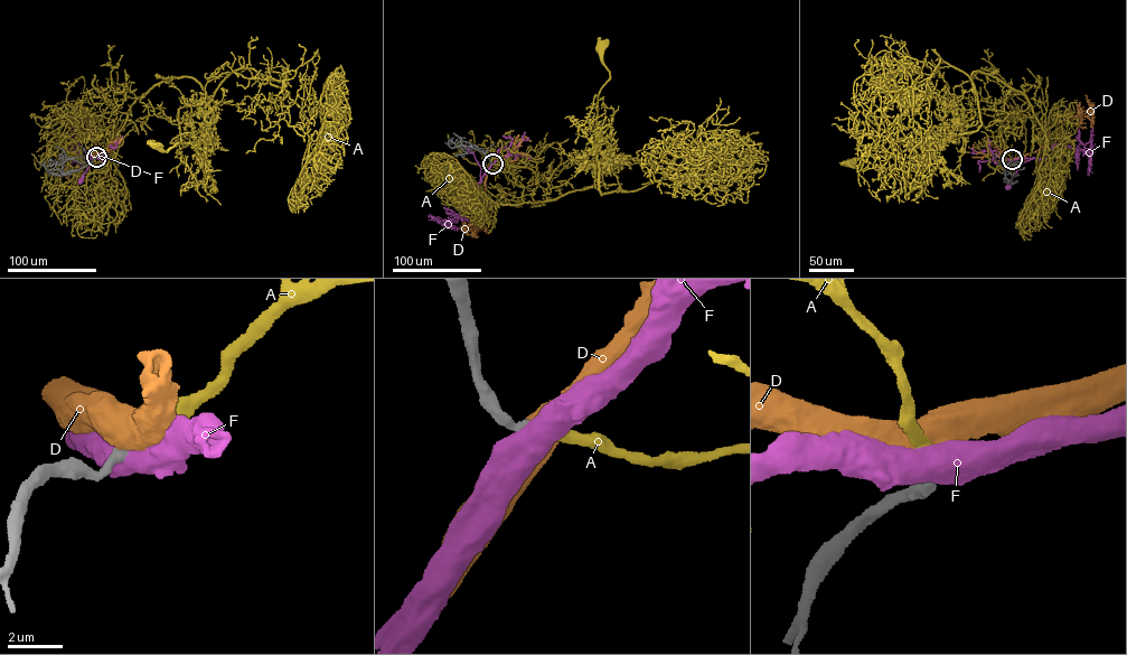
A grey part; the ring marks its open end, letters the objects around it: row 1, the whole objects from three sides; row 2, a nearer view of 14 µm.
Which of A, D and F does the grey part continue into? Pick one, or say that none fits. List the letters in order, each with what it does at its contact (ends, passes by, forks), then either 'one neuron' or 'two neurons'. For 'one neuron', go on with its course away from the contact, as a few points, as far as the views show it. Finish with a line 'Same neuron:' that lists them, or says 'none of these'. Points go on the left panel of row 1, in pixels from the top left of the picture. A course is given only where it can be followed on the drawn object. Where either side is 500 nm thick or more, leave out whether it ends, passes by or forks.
A: it ends; one neuron; course (96, 157), (116, 141), (137, 100), (166, 81), (191, 76), (206, 96), (214, 140), (166, 151), (155, 144)
D: two neurons
F: two neurons
Same neuron: A

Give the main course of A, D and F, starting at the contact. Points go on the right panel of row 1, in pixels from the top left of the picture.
A: (1012, 160), (1001, 124), (1029, 104), (975, 71), (977, 130), (850, 162)
D: (1012, 160), (1038, 150), (1055, 123), (1088, 111), (1090, 106), (1085, 95)
F: (1012, 160), (1034, 157), (1021, 165), (1007, 186)

